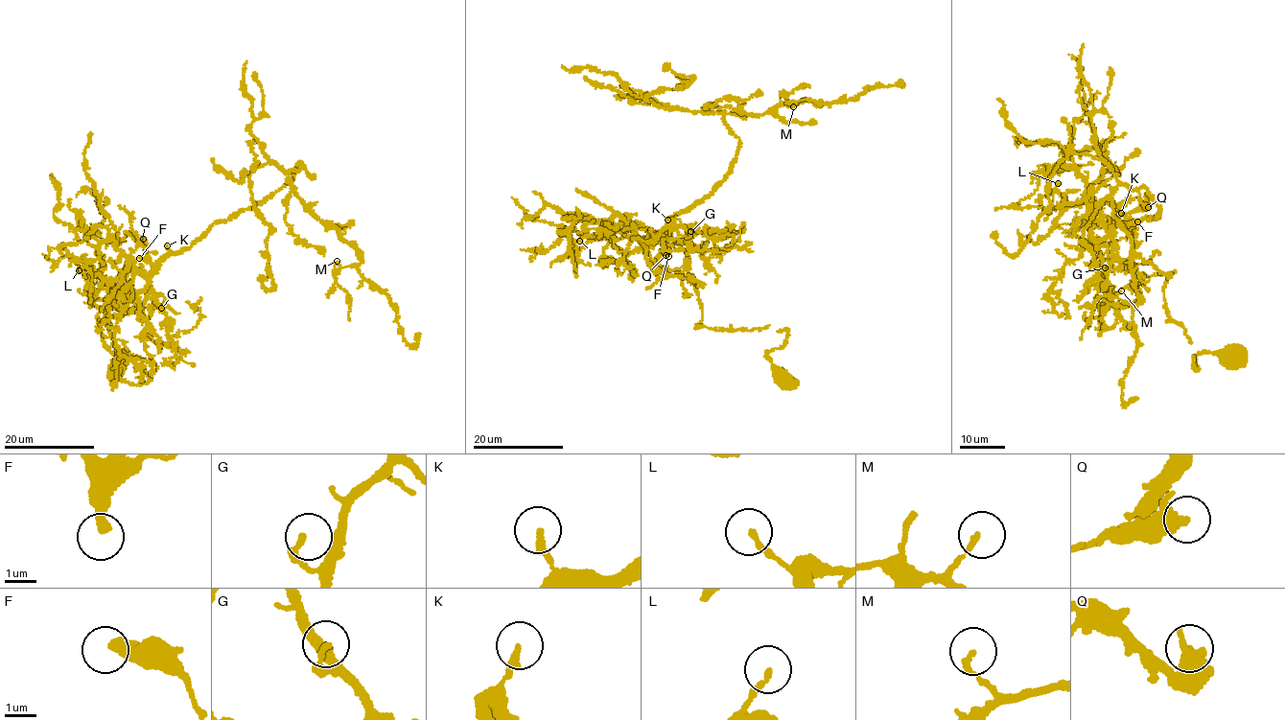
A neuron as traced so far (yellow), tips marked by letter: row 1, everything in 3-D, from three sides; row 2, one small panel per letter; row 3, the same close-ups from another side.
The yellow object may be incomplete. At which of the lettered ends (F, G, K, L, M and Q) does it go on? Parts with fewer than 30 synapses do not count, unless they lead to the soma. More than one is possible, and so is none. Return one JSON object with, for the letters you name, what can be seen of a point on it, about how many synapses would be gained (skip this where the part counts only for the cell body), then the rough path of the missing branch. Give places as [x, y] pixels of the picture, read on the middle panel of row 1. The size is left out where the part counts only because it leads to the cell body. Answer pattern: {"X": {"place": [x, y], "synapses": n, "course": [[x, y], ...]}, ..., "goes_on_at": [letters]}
{"F": {"place": [668, 256], "synapses": 50, "course": [[668, 256], [678, 265], [700, 269], [735, 267], [747, 259], [752, 247], [738, 239]]}, "goes_on_at": ["F"]}

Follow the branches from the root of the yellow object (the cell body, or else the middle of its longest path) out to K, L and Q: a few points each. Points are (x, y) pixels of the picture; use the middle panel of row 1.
K: (705, 198), (667, 220)
L: (705, 198), (673, 215), (665, 234), (655, 235), (632, 225), (617, 215), (612, 219), (610, 231), (579, 241)
Q: (705, 198), (670, 218), (666, 236), (662, 241), (665, 255)

